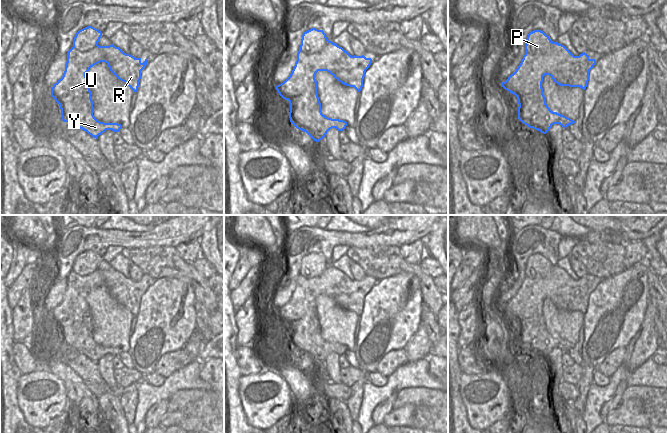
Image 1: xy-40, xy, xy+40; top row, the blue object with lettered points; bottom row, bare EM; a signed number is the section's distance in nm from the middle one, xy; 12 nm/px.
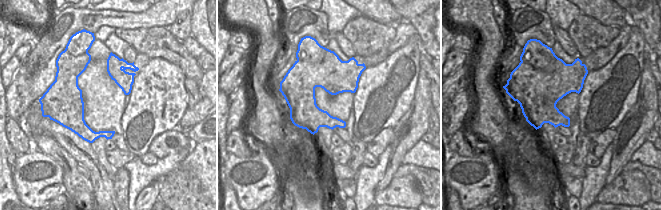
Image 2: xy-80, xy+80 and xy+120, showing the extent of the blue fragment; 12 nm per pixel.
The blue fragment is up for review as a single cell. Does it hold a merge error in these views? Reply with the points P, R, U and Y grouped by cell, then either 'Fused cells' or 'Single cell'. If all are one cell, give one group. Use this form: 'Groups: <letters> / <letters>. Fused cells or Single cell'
Groups: P R / U Y. Fused cells.

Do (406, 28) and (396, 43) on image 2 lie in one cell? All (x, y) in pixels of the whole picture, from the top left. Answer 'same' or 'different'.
same

